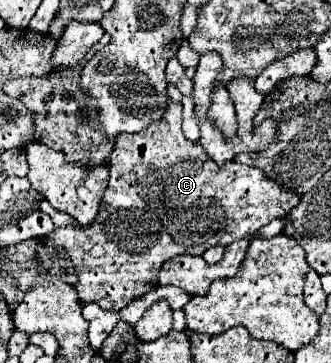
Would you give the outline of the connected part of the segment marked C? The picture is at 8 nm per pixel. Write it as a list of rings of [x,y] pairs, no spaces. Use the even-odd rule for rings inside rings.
[[[170,97],[162,119],[150,123],[138,135],[122,133],[114,143],[110,155],[110,183],[94,223],[86,227],[66,225],[46,235],[46,243],[58,247],[58,251],[66,251],[66,257],[74,263],[74,273],[78,275],[74,289],[84,305],[98,303],[102,309],[120,311],[156,287],[160,267],[174,255],[202,255],[214,245],[226,247],[236,239],[252,237],[266,223],[276,217],[286,217],[286,211],[300,203],[298,195],[280,191],[258,167],[240,165],[238,161],[216,165],[200,143],[188,141],[182,135],[182,105],[174,103]]]

